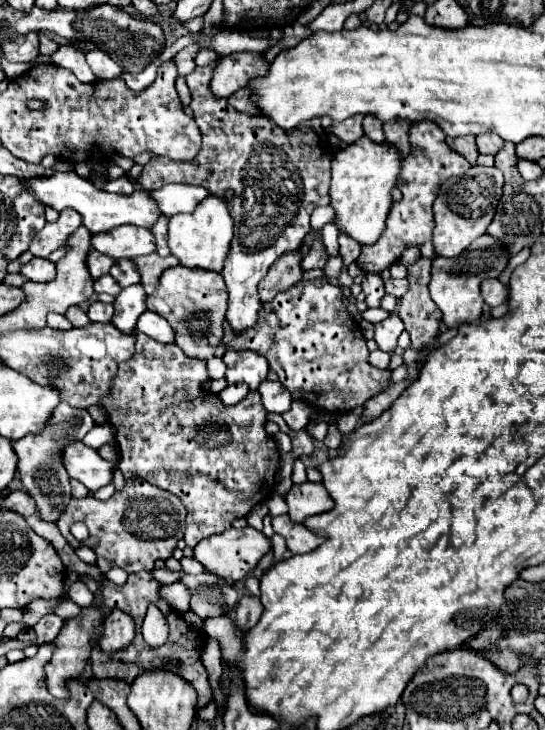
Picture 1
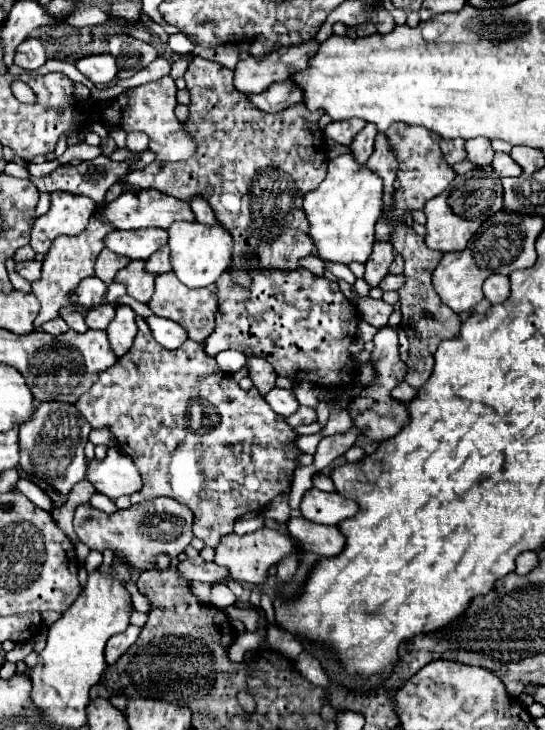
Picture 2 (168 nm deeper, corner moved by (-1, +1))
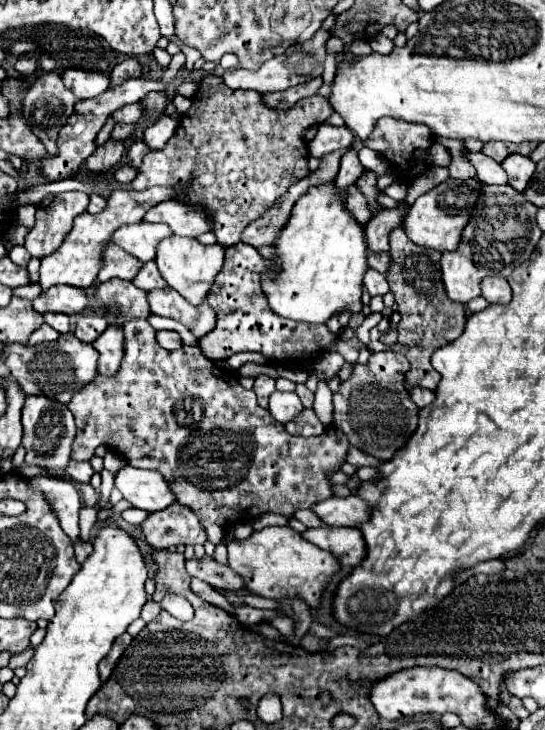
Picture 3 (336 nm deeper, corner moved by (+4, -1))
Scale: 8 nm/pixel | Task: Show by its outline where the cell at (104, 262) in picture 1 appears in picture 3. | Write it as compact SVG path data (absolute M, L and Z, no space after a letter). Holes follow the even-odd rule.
M109 244L101 254L101 270L99 270L99 282L107 282L109 278L123 278L133 280L133 276L139 272L141 262L133 258L131 254L125 254L119 246Z

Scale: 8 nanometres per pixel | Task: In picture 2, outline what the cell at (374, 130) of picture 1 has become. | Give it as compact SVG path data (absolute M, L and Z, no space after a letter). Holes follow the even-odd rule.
M366 124L366 128L348 146L350 154L354 156L354 160L358 160L358 164L366 164L368 158L372 156L374 138L376 138L376 126L374 124Z

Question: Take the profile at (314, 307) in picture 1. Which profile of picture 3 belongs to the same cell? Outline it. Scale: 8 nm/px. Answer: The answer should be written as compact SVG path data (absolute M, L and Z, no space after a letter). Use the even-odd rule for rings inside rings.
M239 242L225 248L225 264L215 276L215 282L207 294L207 304L217 314L217 326L199 338L199 348L209 360L225 360L237 352L257 352L269 362L293 362L293 360L315 360L329 350L337 340L327 324L307 324L287 320L269 308L263 292L263 274L271 268L271 260L263 258L257 248Z

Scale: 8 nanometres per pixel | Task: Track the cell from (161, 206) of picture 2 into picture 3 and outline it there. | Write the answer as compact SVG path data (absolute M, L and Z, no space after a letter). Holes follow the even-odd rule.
M167 200L153 206L145 214L143 222L163 222L177 236L189 236L189 238L197 238L199 234L209 230L207 214L201 208L191 208L175 200Z

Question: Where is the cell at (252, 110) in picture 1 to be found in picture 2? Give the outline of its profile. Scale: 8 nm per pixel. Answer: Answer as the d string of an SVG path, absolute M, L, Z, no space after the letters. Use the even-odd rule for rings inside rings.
M292 80L278 82L266 88L266 92L250 96L250 102L264 112L282 112L302 102L302 88L298 88L298 84L294 84Z

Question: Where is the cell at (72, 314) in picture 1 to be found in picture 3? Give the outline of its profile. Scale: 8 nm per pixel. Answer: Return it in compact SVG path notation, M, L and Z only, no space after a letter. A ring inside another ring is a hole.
M47 312L43 318L45 318L45 322L47 322L49 326L53 326L57 332L61 332L61 334L67 334L67 332L69 332L69 316Z

